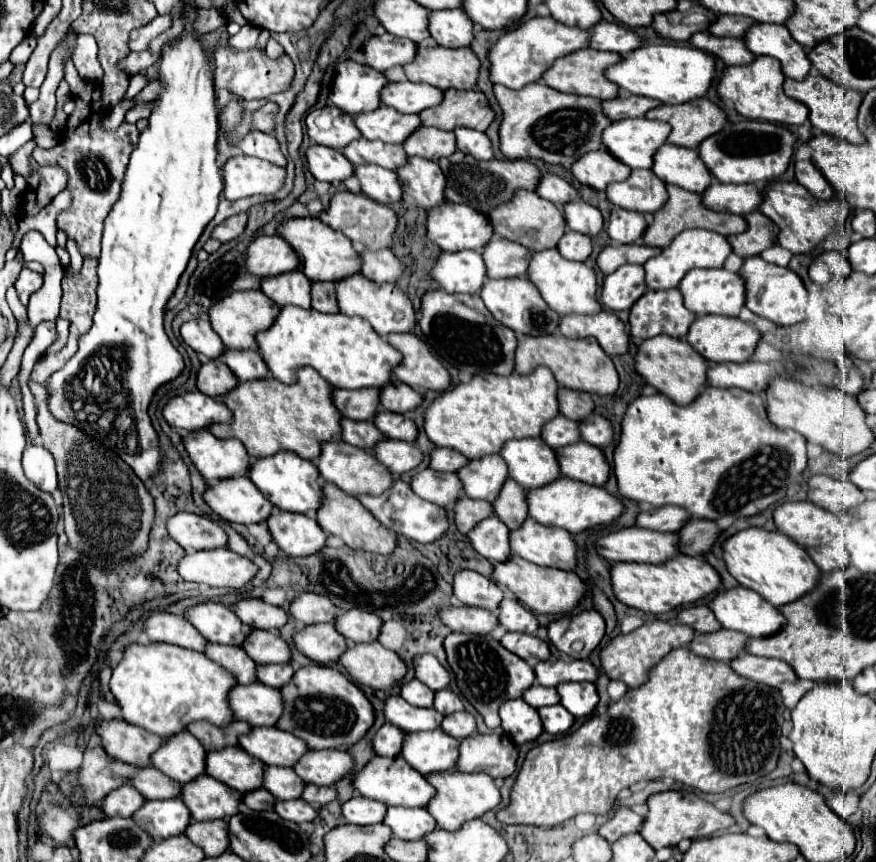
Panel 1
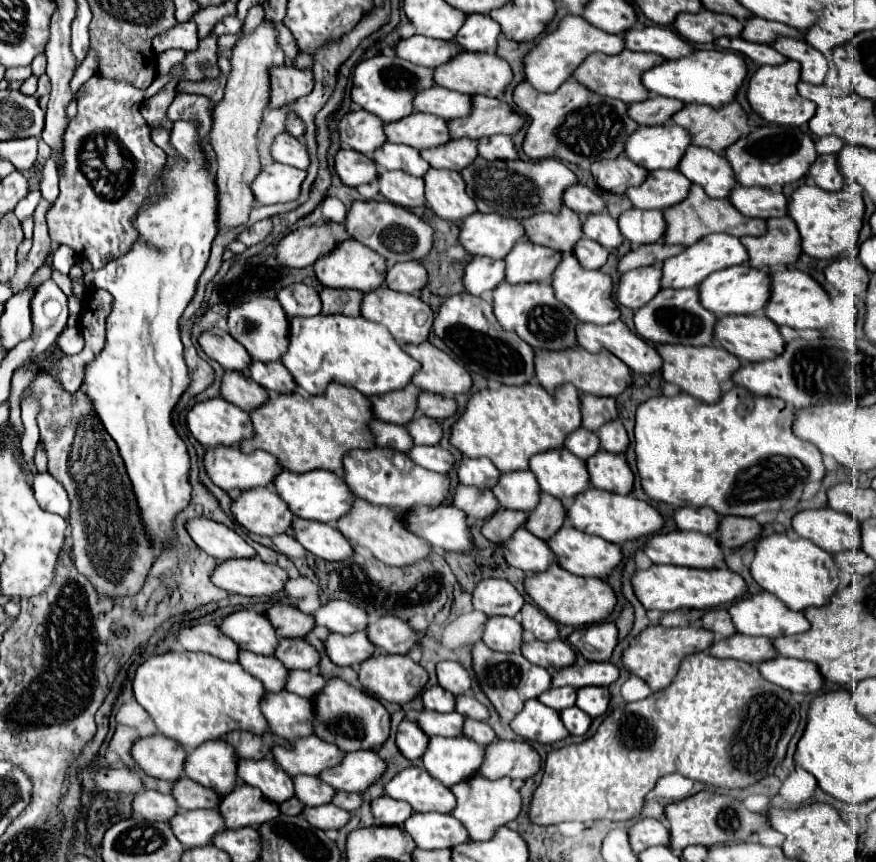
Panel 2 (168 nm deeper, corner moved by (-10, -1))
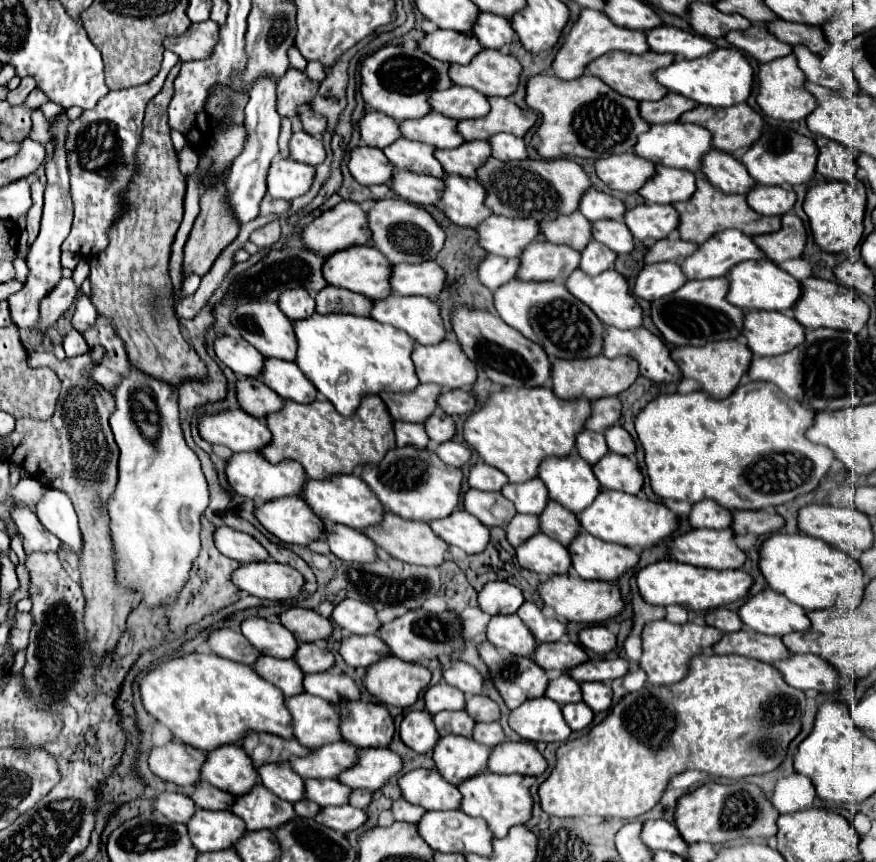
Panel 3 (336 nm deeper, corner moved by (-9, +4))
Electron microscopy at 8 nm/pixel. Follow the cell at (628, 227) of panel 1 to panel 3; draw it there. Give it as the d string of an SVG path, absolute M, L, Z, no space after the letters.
M639 204L625 212L625 224L635 240L661 240L677 228L677 212L673 206L663 204Z

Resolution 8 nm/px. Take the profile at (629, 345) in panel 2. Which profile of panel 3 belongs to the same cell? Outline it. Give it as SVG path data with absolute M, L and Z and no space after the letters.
M605 326L603 354L607 358L615 358L621 354L635 358L639 362L641 376L653 382L681 380L681 372L677 364L671 360L665 342L645 328L619 330L613 326Z

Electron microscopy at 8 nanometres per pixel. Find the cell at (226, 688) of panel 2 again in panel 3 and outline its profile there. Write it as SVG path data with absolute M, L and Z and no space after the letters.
M187 654L179 658L165 660L151 668L147 674L143 674L139 682L139 694L143 700L145 710L155 716L161 724L165 724L175 738L179 738L183 744L189 744L193 748L199 748L203 752L209 752L223 744L235 744L239 742L249 730L255 732L269 732L281 738L293 738L289 718L291 714L285 710L283 700L285 696L267 680L263 680L255 670L247 664L239 664L227 658L219 658L215 654Z

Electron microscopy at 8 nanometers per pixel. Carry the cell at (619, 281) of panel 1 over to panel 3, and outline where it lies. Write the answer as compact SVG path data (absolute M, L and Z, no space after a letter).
M677 262L647 264L635 278L633 296L643 300L657 300L675 292L675 288L681 288L685 280L687 278L683 276Z

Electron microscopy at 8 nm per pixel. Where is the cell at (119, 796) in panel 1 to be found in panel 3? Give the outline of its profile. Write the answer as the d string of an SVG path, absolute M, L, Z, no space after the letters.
M161 792L155 798L155 812L167 816L169 820L185 824L195 812L195 802L181 792L179 794L177 792Z

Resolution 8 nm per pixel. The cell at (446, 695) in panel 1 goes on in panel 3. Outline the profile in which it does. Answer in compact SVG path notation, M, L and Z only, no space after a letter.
M467 696L467 704L465 704L465 710L467 714L475 720L475 722L495 722L499 720L501 712L499 712L499 706L487 698L487 696Z

